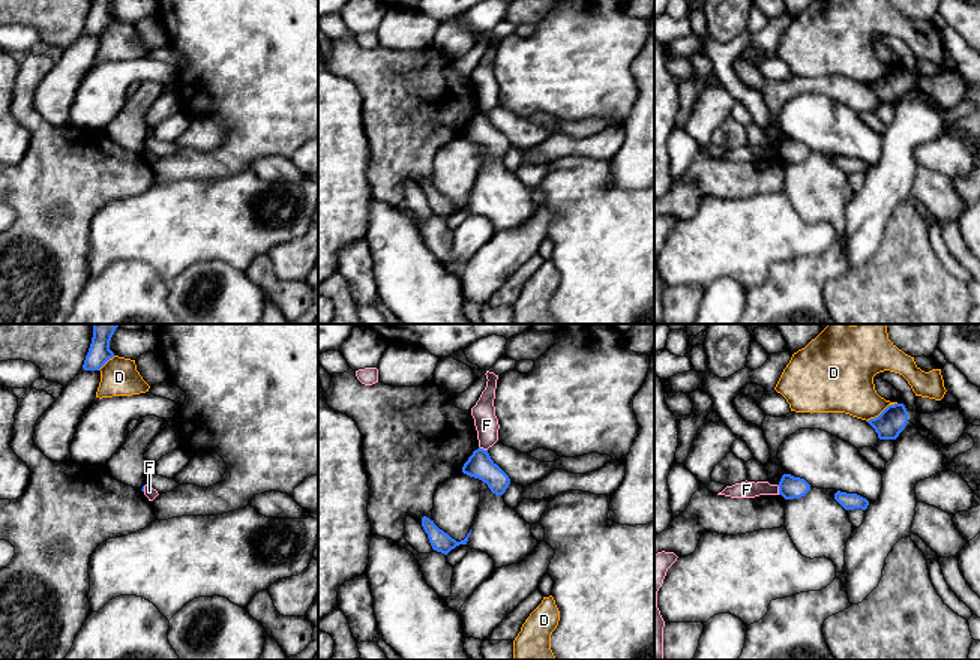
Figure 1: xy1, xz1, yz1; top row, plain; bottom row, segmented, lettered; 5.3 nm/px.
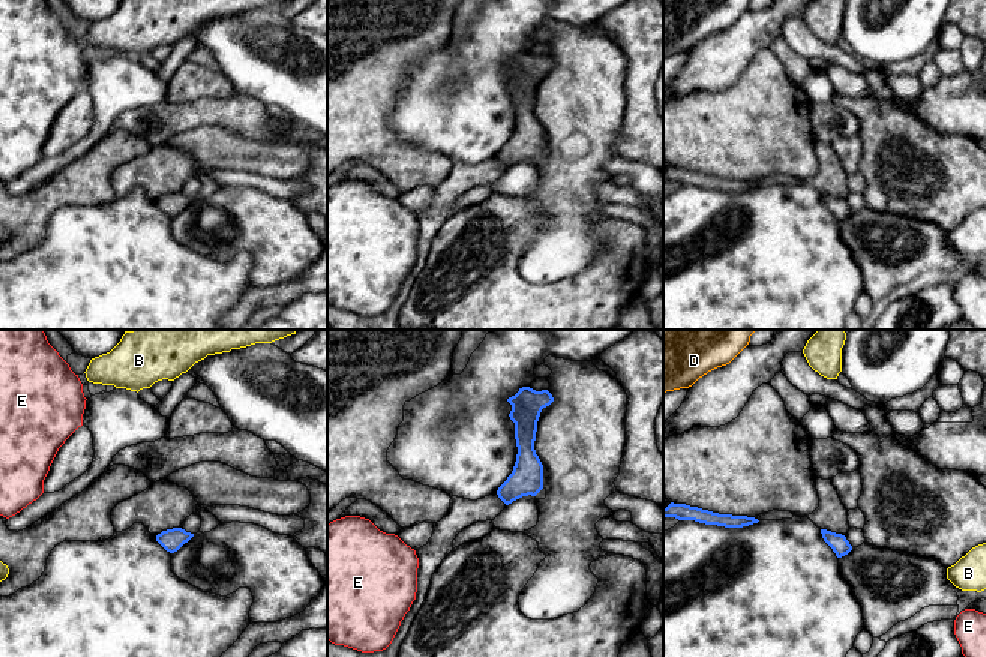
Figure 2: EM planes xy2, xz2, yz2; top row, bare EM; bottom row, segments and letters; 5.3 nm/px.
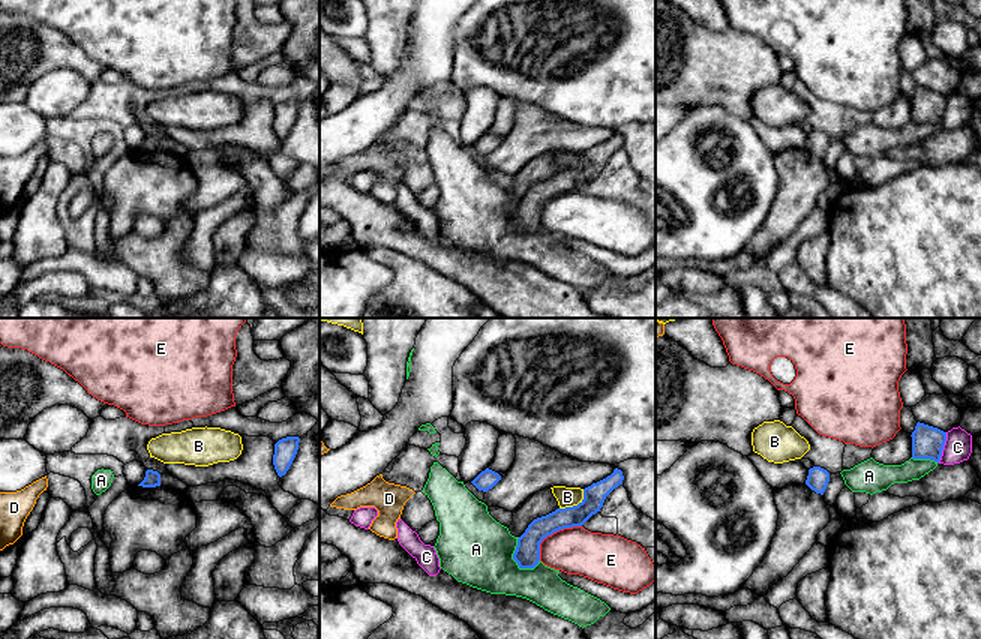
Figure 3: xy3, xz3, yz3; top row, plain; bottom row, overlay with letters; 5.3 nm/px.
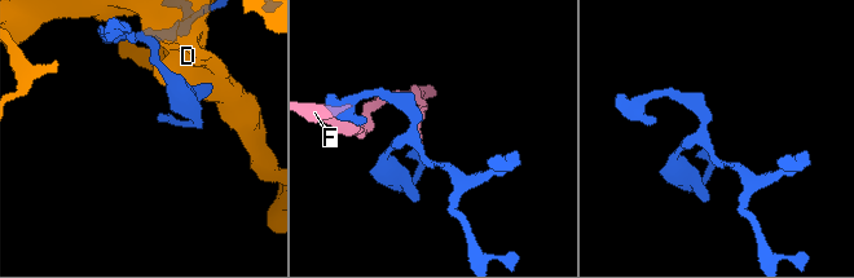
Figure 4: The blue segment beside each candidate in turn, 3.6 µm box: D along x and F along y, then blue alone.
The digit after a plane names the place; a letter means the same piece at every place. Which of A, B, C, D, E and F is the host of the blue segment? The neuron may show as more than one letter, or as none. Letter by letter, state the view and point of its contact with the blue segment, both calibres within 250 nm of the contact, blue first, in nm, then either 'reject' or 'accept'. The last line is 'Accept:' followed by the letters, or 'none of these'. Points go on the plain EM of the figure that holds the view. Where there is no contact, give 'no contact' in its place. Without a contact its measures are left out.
A: xz3 (513, 222) | 140/380 nm | reject
B: xz3 (575, 170) | 120/110 nm | reject
C: yz3 (942, 111) | 180/150 nm | reject
D: yz1 (883, 75) | 150/300 nm | reject
E: xz3 (552, 197) | 140/260 nm | reject
F: yz1 (779, 153) | 120/100 nm | reject
Accept: none of these

